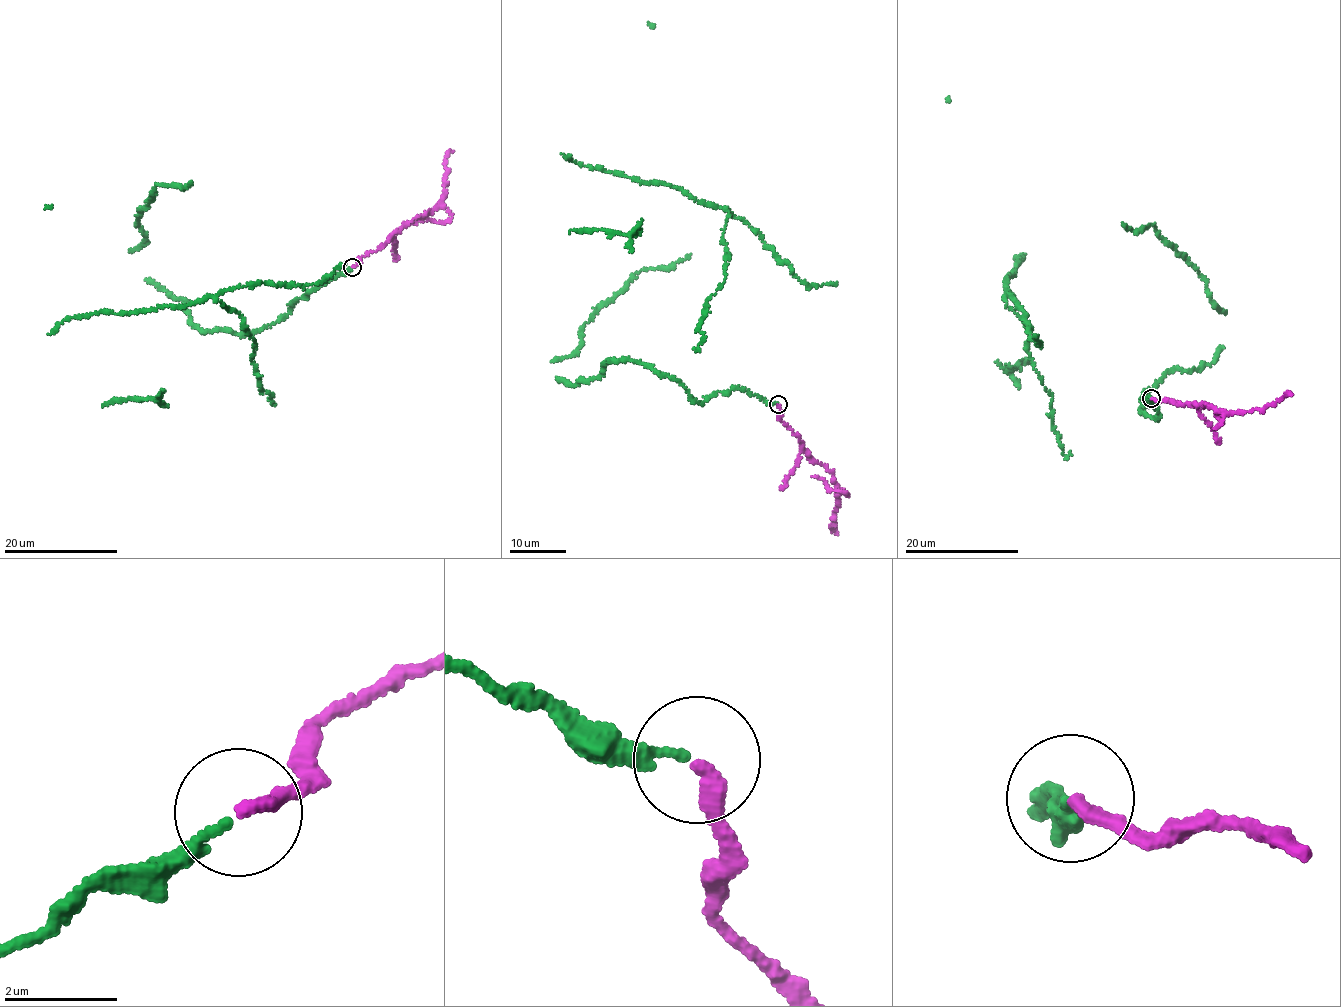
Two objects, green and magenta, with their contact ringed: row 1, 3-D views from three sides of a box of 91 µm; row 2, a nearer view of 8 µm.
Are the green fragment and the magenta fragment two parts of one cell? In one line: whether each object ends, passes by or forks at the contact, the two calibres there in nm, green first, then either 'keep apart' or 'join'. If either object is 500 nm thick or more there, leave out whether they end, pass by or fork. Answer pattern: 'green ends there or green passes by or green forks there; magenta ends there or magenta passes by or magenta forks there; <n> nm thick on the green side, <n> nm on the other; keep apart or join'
green ends there; magenta ends there; 190 nm thick on the green side, 280 nm on the other; join

